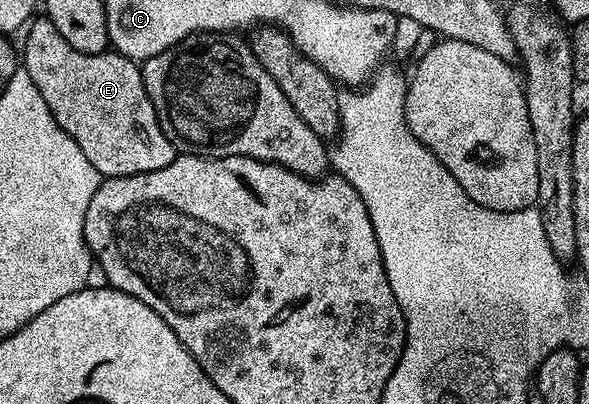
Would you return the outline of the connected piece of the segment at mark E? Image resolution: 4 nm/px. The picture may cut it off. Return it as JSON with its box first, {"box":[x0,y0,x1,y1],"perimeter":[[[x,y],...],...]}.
{"box":[22,17,178,177],"perimeter":[[[47,17],[33,18],[27,24],[27,31],[24,51],[22,47],[22,70],[30,73],[34,85],[38,85],[38,93],[42,93],[46,105],[50,105],[50,113],[54,113],[54,121],[58,121],[58,125],[62,125],[62,129],[78,141],[78,149],[86,153],[86,161],[90,161],[102,177],[150,173],[170,165],[170,161],[176,159],[178,152],[166,133],[162,133],[154,105],[146,93],[143,70],[137,60],[128,59],[115,49],[93,55],[78,53],[78,49],[63,39],[62,33],[54,29]]]}

